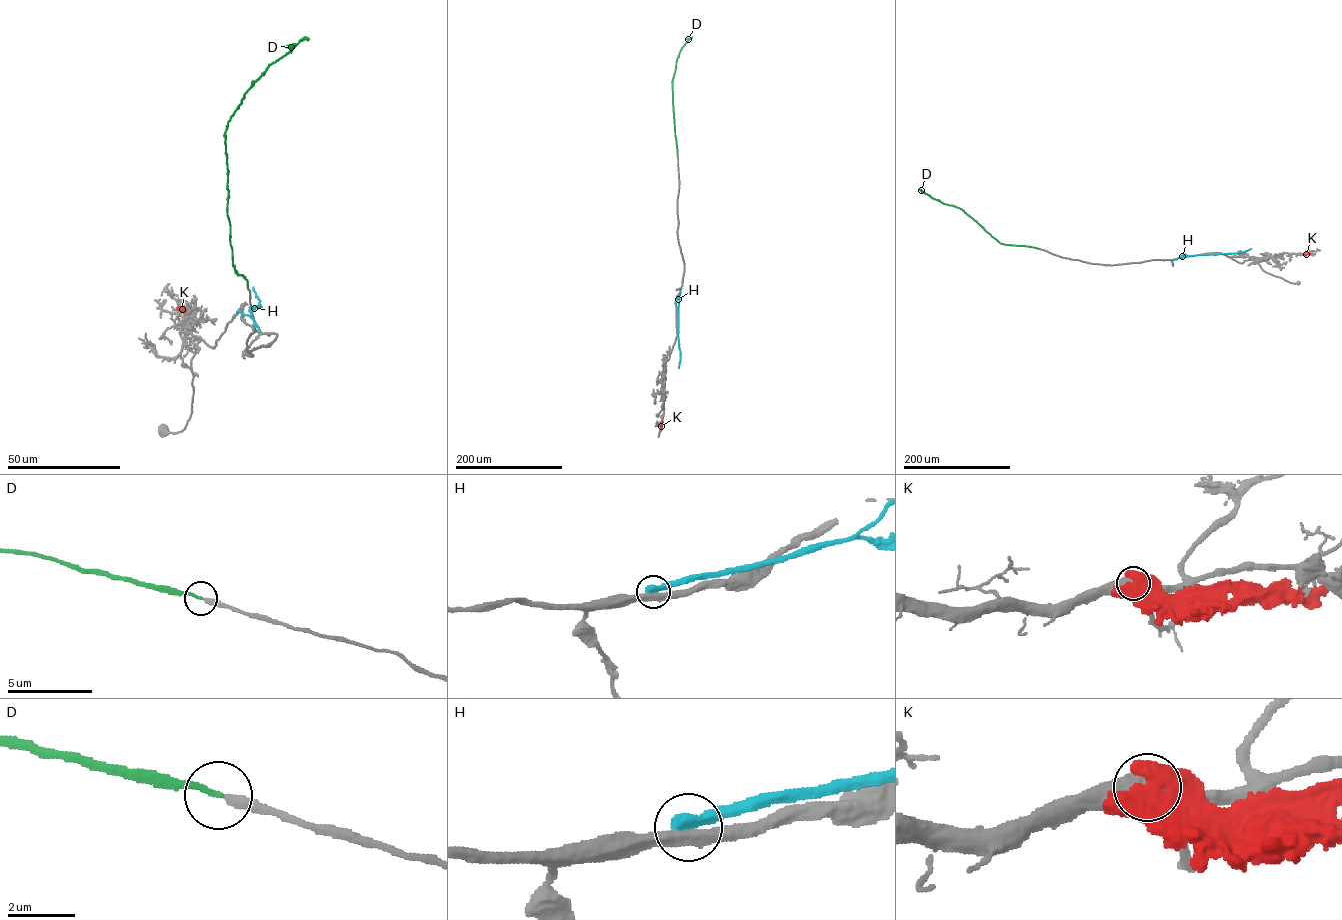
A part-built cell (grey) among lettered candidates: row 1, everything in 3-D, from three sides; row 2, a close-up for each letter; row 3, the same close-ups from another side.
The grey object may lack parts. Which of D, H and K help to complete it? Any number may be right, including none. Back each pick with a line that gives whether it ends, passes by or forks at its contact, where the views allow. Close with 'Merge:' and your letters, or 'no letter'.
D: It ends there
Merge: D

